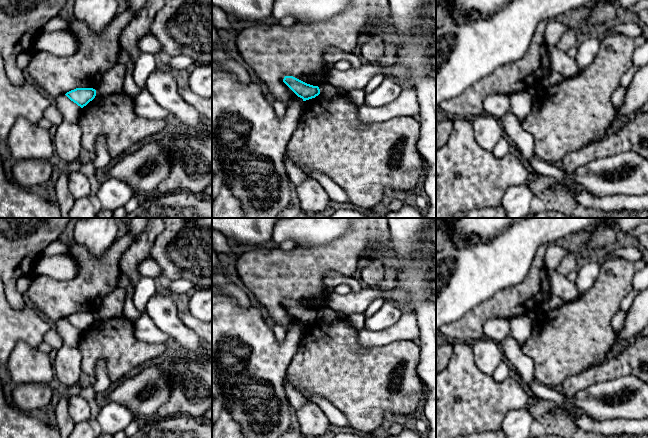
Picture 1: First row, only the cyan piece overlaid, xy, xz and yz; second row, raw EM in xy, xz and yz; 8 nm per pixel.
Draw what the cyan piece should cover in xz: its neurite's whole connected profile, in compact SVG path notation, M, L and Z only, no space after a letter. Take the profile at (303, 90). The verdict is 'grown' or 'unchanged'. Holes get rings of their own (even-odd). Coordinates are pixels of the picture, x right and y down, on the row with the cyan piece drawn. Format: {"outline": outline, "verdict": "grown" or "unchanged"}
{"outline": "M285 76L283 82L303 101L315 98L320 94L318 86L307 84L293 76Z", "verdict": "unchanged"}

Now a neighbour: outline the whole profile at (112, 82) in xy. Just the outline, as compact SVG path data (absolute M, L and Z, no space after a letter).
M118 62L103 75L100 85L96 88L96 94L107 97L122 92L126 76L126 68Z

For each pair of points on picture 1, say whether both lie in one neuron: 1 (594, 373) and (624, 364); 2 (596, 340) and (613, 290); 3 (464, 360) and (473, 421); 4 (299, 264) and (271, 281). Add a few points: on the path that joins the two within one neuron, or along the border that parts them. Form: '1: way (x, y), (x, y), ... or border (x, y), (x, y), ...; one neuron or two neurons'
1: way (601, 373), (617, 365); one neuron
2: way (596, 328), (596, 307), (601, 302); one neuron
3: way (464, 375), (464, 399), (471, 406); one neuron
4: way (292, 271), (288, 275), (278, 277); one neuron

